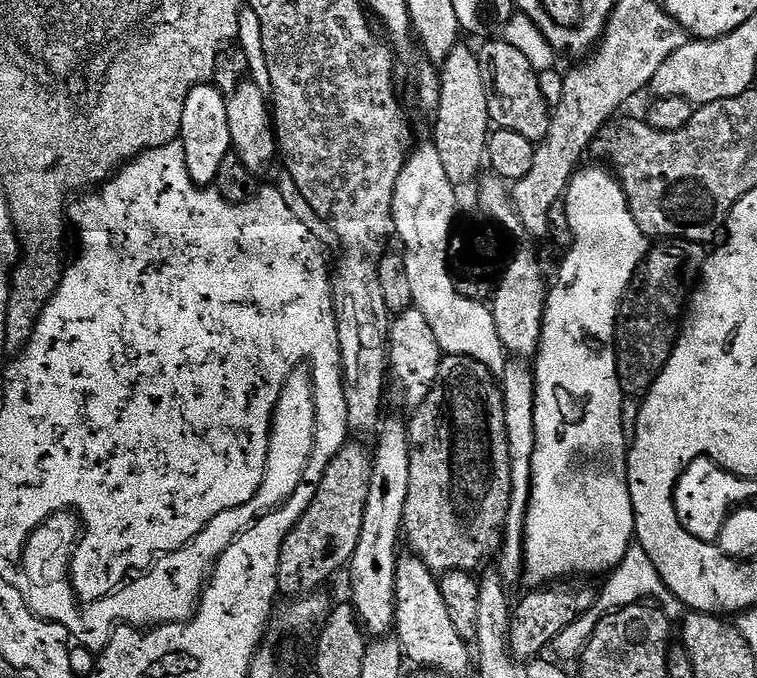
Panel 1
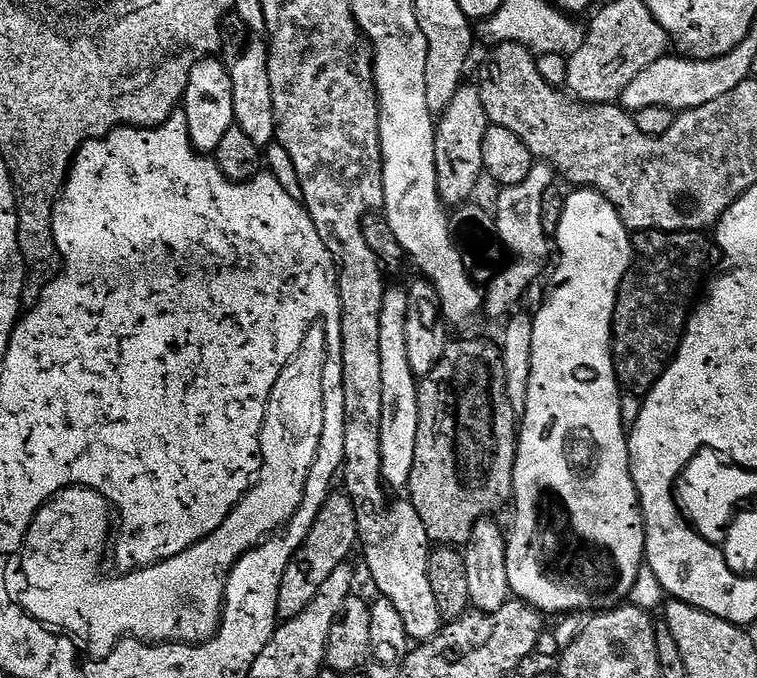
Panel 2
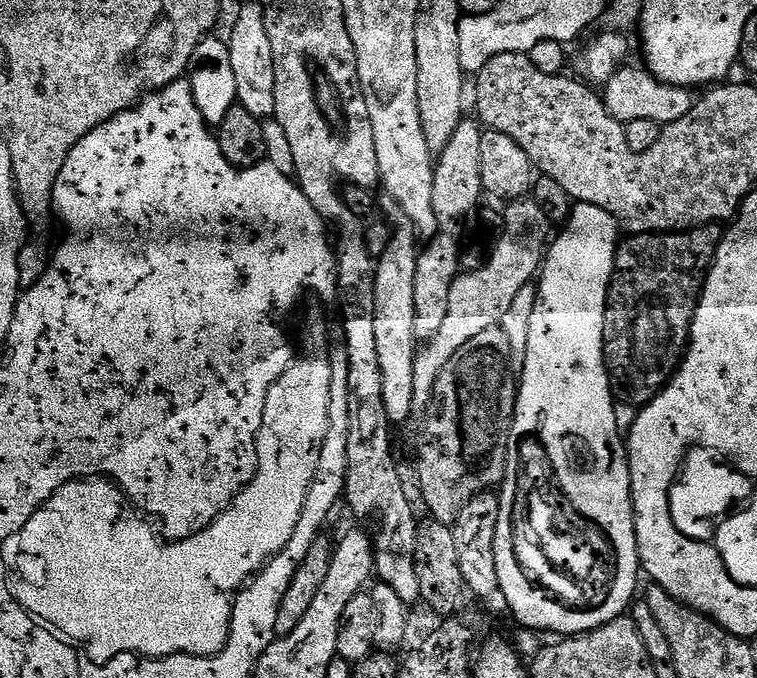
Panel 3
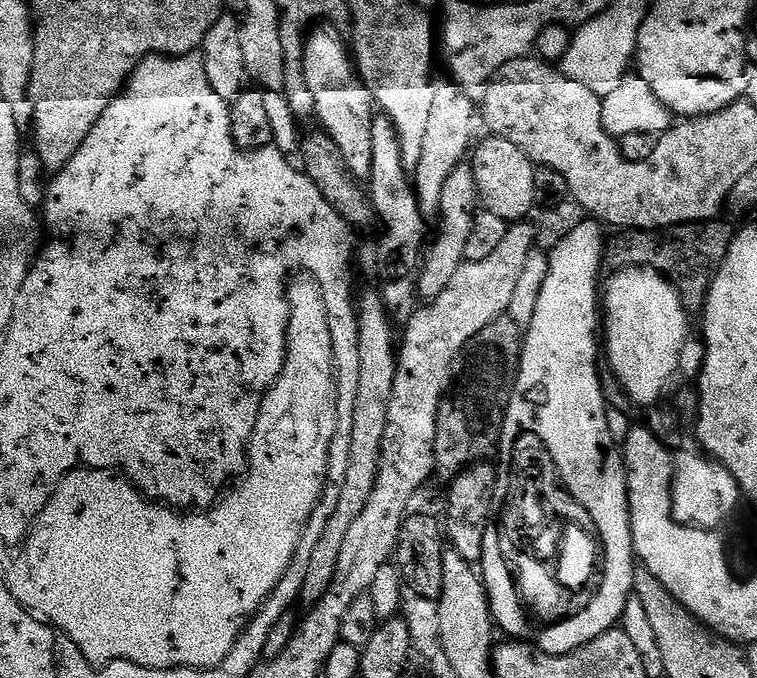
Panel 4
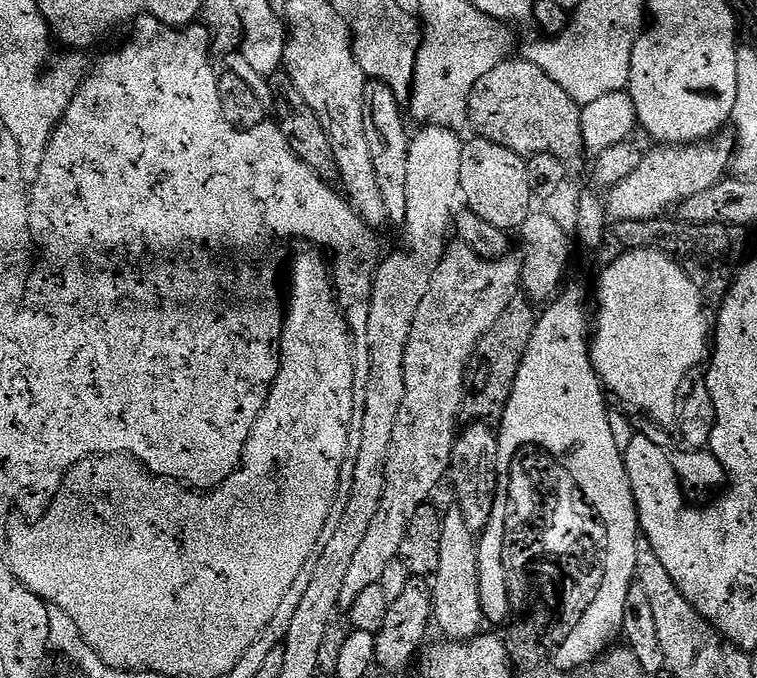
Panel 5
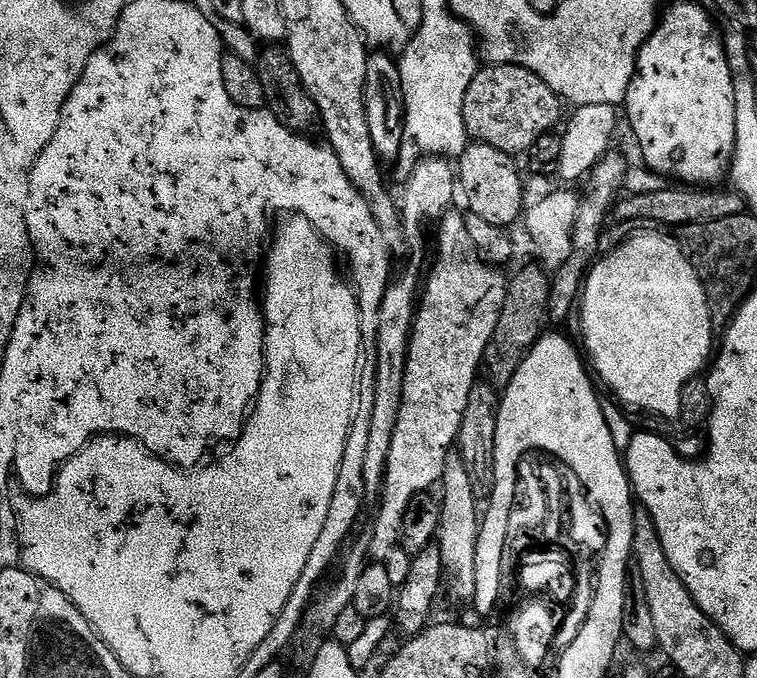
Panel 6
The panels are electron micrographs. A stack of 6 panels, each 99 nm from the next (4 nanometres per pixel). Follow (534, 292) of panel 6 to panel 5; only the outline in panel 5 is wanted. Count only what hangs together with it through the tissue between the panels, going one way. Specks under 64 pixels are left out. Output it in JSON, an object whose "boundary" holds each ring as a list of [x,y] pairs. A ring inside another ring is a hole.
{"boundary":[[[518,294],[502,310],[502,318],[478,342],[476,352],[468,363],[468,372],[464,375],[463,415],[472,422],[496,422],[504,415],[518,378],[518,370],[530,342],[534,338],[538,308],[527,295]]]}

